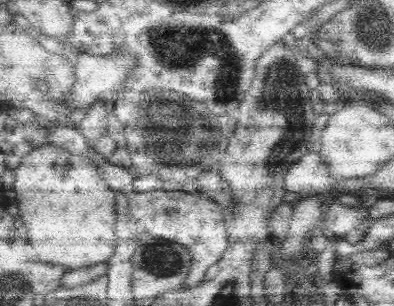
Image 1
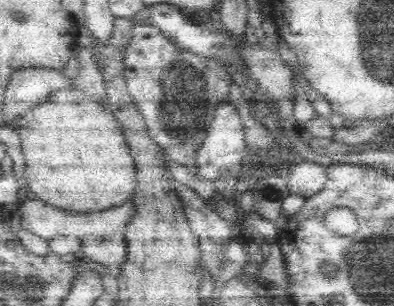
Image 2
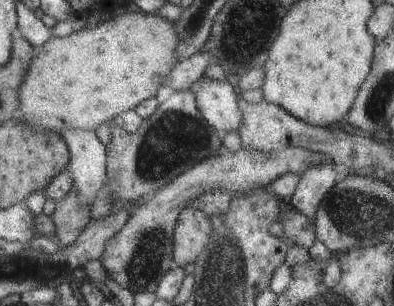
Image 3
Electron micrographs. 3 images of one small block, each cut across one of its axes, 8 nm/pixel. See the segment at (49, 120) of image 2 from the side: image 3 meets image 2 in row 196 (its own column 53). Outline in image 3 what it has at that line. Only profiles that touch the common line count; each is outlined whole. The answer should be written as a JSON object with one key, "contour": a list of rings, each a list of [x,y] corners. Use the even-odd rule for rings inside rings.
{"contour":[[[131,10],[119,18],[107,18],[95,28],[77,24],[75,32],[65,38],[57,38],[53,34],[53,38],[49,38],[43,48],[37,48],[37,56],[33,58],[31,70],[21,88],[21,108],[25,122],[39,130],[53,132],[61,132],[63,128],[95,130],[103,122],[109,124],[117,116],[137,110],[139,104],[155,98],[159,88],[165,86],[167,76],[181,62],[179,44],[181,38],[175,22],[141,10]]]}

